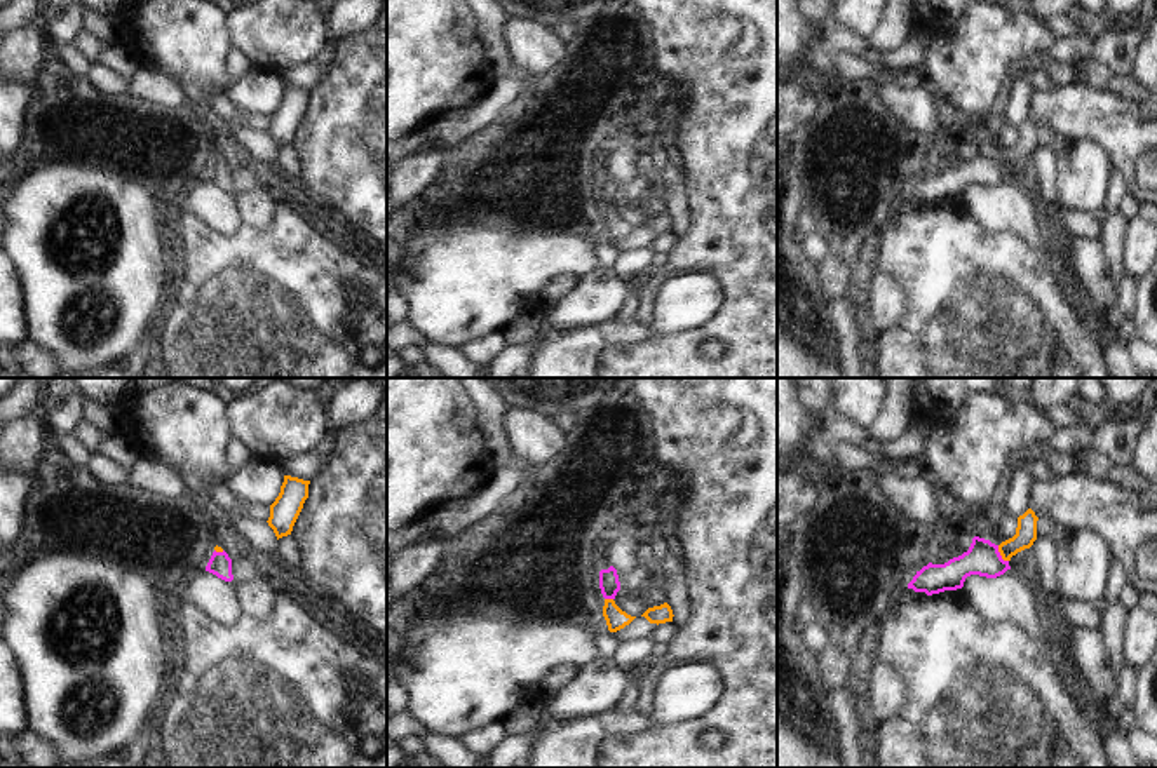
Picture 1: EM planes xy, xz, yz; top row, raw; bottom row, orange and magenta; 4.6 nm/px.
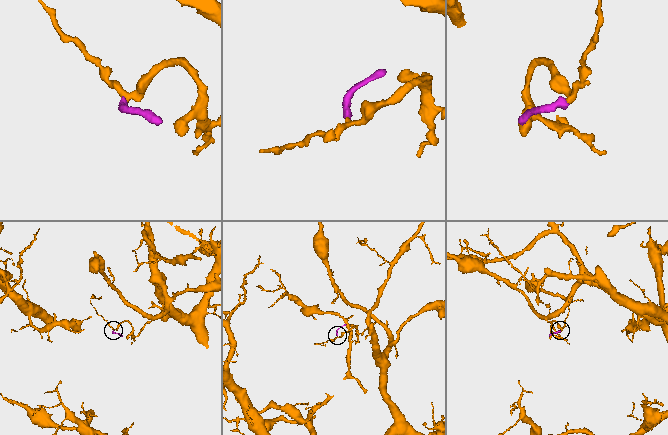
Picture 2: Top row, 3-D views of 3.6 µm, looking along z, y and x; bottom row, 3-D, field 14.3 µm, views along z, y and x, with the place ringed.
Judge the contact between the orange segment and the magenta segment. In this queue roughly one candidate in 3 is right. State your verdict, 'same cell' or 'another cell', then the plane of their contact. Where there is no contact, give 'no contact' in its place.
same cell | yz

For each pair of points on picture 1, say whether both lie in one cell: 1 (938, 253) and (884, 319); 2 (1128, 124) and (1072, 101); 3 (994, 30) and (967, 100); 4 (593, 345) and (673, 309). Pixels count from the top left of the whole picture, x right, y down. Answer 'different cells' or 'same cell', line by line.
1: different cells
2: same cell
3: same cell
4: same cell

